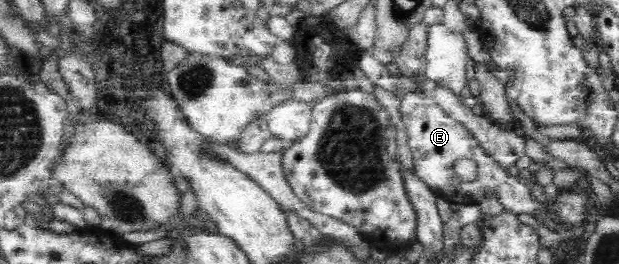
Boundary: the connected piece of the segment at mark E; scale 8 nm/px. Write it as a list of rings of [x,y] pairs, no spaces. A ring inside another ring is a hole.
[[[409,93],[401,98],[402,121],[407,128],[409,147],[413,158],[414,170],[417,175],[436,193],[437,197],[444,198],[454,204],[478,205],[483,199],[483,193],[489,189],[501,187],[501,201],[505,211],[537,216],[536,201],[523,189],[523,180],[507,174],[505,168],[494,159],[491,159],[471,136],[471,133],[455,121],[436,103],[433,96]],[[469,159],[477,166],[475,181],[463,181],[455,175],[455,161]]]

